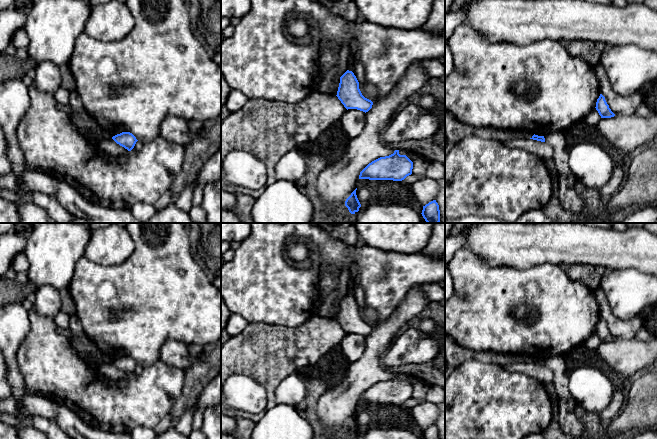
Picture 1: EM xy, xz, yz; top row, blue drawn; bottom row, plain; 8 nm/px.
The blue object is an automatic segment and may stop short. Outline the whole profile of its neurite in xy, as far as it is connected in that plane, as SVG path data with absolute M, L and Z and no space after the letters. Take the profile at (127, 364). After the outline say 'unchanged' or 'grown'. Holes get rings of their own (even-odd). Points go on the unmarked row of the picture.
M122 356L113 360L112 363L128 375L131 375L134 372L136 366L138 365L136 361L130 356Z | unchanged

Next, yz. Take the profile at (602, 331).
M600 318L599 322L597 323L595 332L601 342L611 342L615 340L615 338L609 332L609 329L607 328L605 321L602 318Z | unchanged

